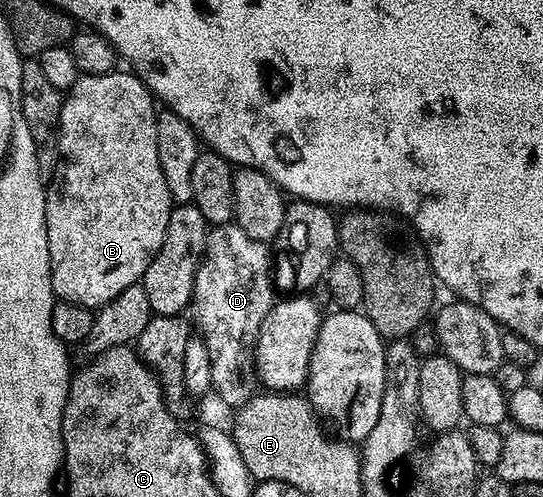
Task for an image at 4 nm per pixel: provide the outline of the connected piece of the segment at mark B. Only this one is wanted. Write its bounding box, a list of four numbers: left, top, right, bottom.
[46,72,174,308]

